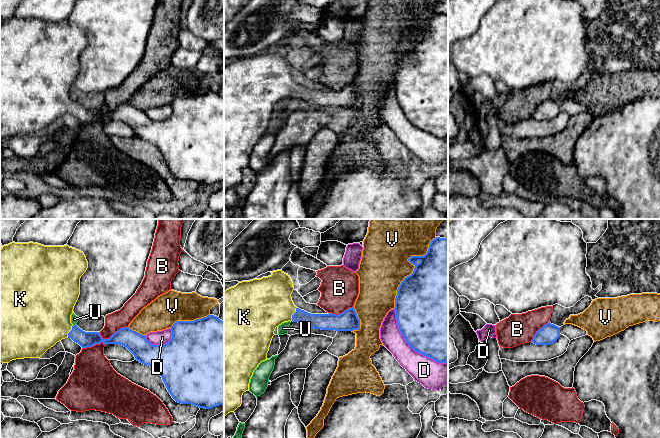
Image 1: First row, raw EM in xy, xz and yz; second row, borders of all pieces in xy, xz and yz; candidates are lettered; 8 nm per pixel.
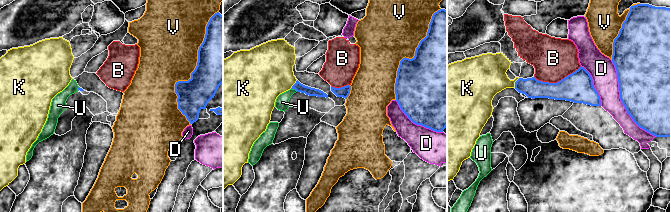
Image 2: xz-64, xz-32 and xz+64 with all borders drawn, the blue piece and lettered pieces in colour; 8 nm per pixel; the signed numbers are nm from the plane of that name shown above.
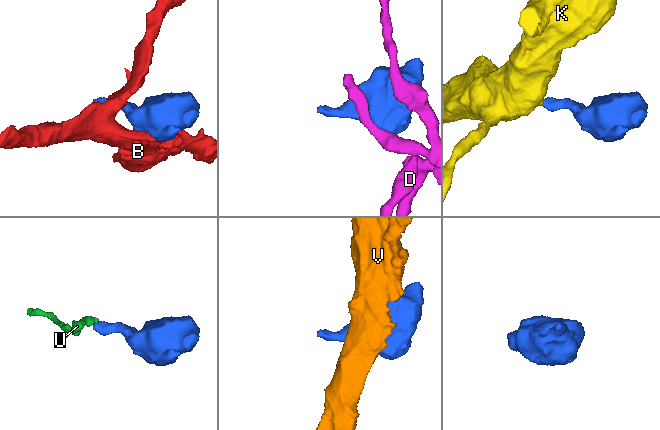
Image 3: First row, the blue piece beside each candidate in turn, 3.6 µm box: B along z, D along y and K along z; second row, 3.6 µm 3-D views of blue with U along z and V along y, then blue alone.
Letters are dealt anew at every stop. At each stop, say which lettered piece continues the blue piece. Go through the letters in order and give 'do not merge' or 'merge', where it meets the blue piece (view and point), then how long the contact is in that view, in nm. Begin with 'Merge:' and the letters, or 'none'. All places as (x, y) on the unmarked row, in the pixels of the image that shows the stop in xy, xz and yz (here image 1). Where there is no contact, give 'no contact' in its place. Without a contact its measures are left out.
Merge: K
B: do not merge | xy (114, 109) | 240 nm
D: do not merge | xz (409, 121) | 600 nm
K: merge | xz (293, 90) | 120 nm
U: do not merge | xy (75, 101) | 30 nm
V: do not merge | xz (414, 44) | 650 nm

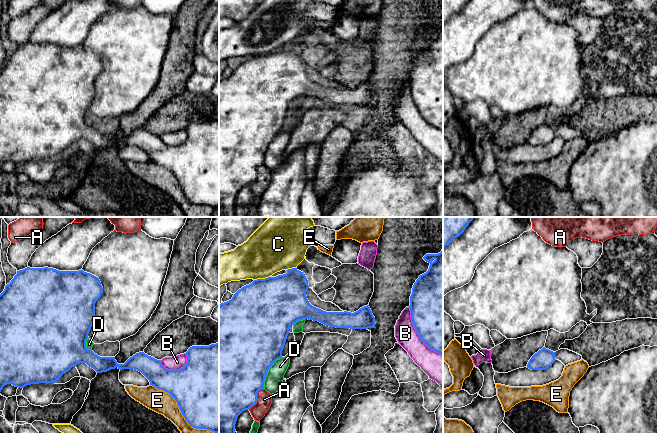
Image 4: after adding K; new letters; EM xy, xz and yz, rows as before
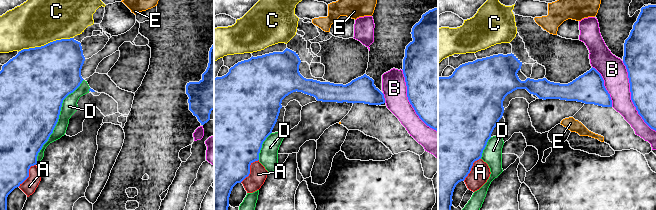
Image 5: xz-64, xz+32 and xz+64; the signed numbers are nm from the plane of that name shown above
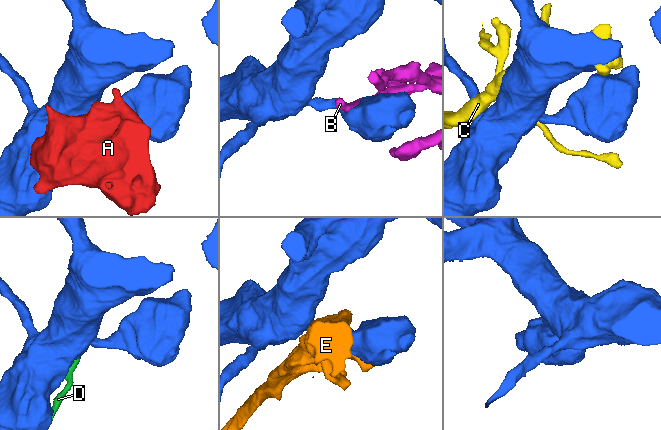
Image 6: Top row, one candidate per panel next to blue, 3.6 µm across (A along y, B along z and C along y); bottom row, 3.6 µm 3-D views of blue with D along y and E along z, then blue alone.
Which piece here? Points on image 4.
Merge: none
A: do not merge | xz (256, 174) | 220 nm
B: do not merge | xz (418, 110) | 480 nm
C: do not merge | xz (261, 55) | 130 nm
D: do not merge | xz (267, 147) | 300 nm
E: do not merge | xy (181, 188) | 650 nm

